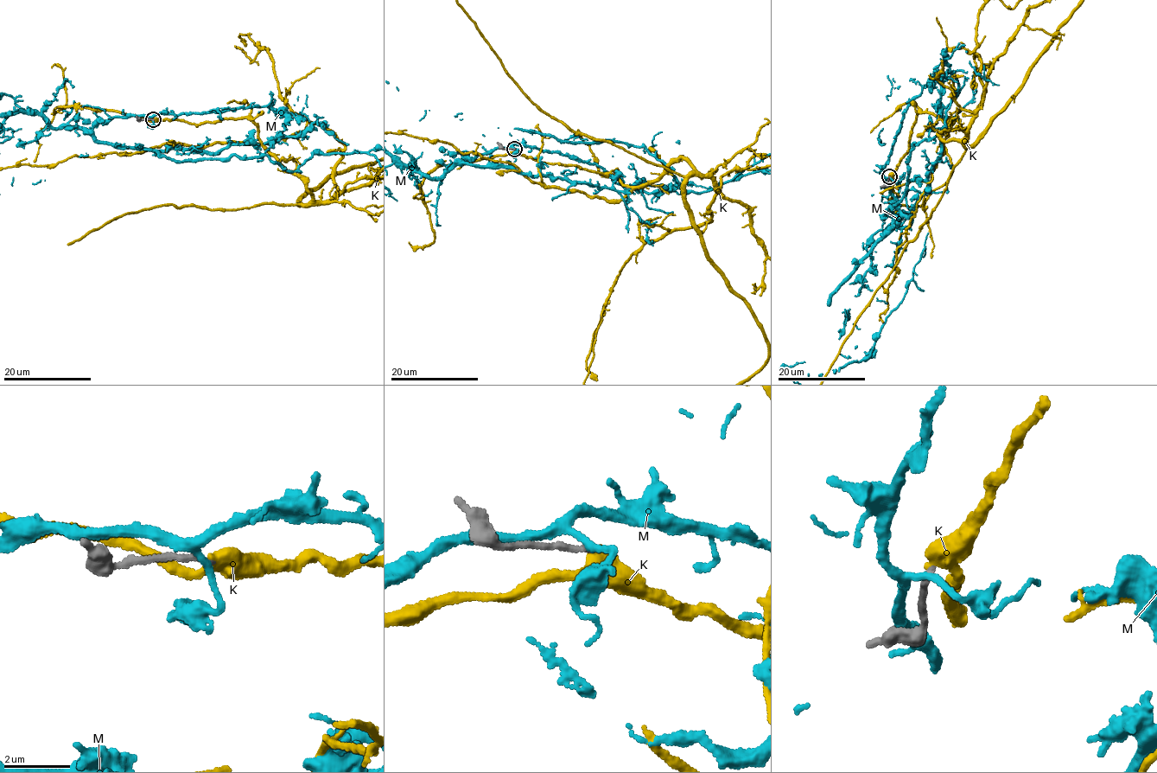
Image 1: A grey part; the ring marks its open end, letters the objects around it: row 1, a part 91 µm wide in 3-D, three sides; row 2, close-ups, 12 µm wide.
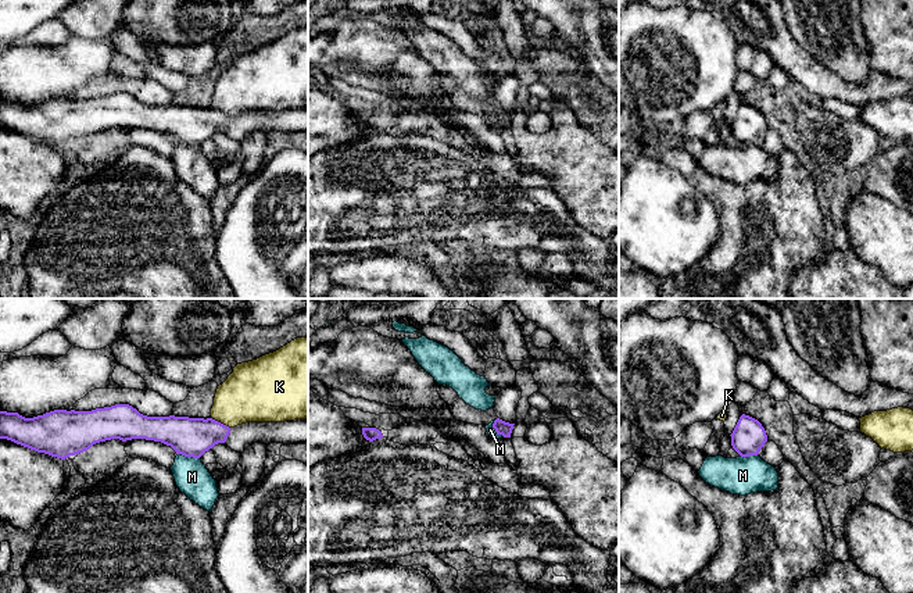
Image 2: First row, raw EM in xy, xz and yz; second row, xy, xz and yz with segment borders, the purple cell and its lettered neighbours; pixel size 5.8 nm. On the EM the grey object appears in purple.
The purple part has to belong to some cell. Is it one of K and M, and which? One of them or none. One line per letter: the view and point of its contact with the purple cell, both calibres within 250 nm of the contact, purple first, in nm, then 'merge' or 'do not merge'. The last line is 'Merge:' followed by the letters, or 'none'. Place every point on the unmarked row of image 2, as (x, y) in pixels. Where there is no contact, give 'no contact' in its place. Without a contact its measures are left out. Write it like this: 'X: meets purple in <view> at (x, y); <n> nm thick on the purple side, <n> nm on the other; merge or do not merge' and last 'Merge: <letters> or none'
K: meets purple in xy at (219, 111); 220 nm thick on the purple side, 340 nm on the other; do not merge
M: meets purple in xy at (189, 145); 220 nm thick on the purple side, 200 nm on the other; do not merge
Merge: none

